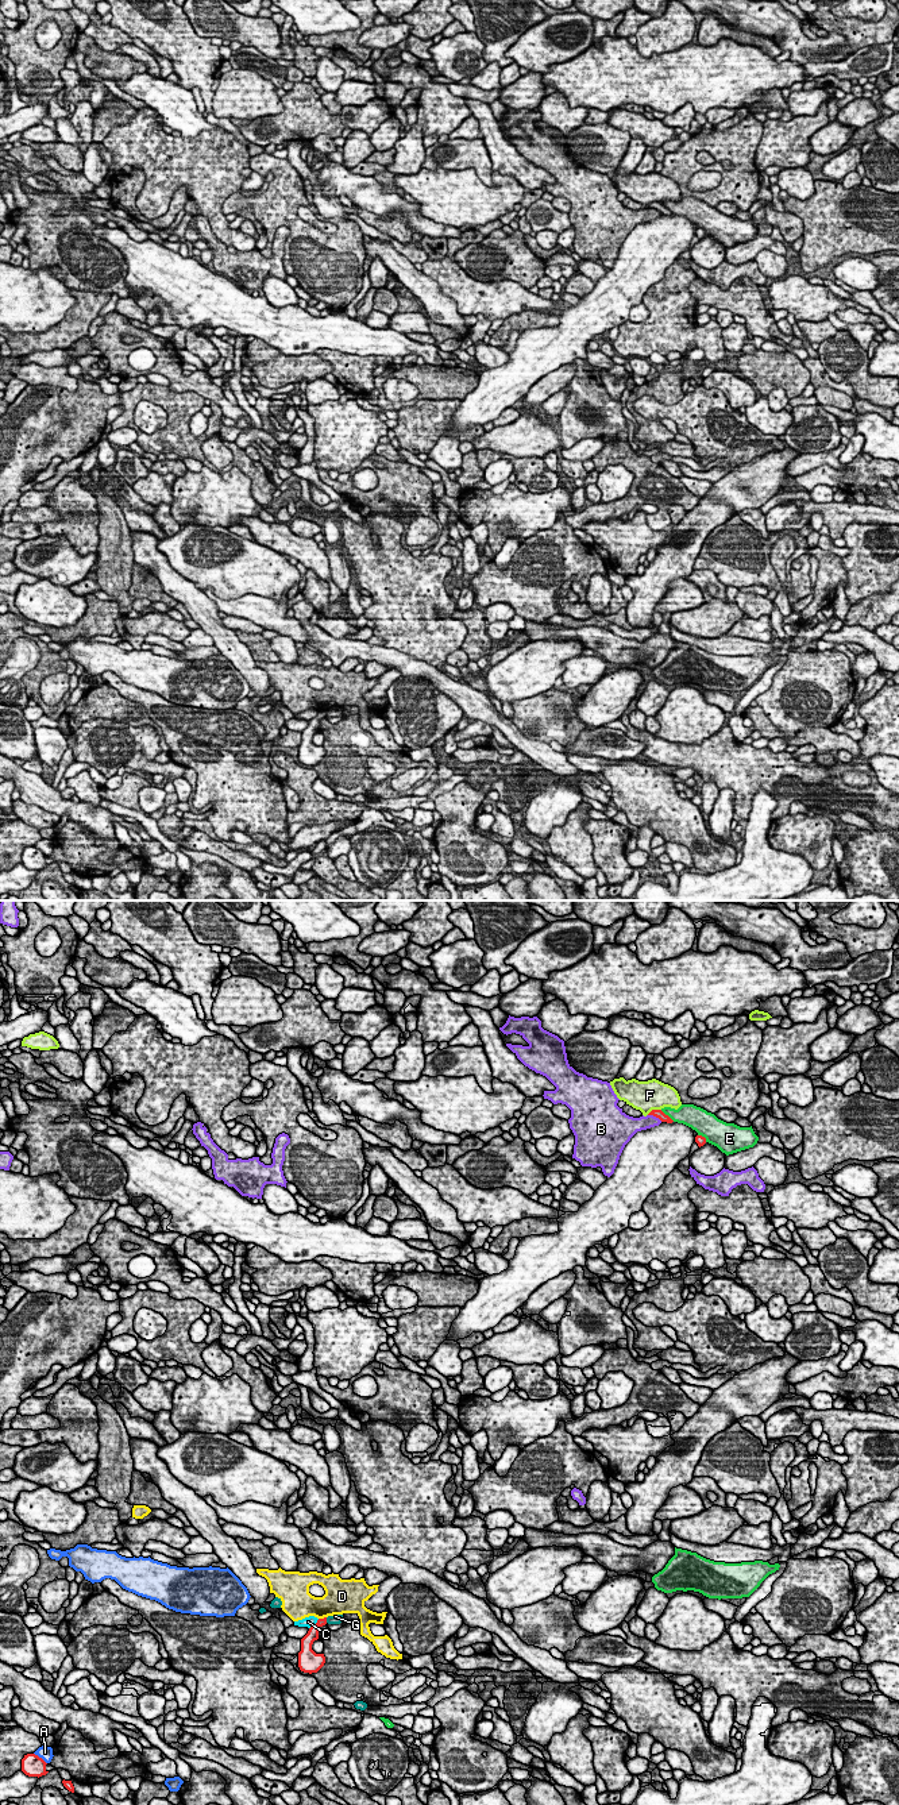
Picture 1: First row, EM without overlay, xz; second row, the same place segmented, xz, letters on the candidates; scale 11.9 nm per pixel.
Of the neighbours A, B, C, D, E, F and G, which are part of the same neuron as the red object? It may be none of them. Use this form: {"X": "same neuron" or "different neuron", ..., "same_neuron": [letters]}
{"A": "different neuron", "B": "different neuron", "C": "different neuron", "D": "different neuron", "E": "different neuron", "F": "different neuron", "G": "different neuron", "same_neuron": []}

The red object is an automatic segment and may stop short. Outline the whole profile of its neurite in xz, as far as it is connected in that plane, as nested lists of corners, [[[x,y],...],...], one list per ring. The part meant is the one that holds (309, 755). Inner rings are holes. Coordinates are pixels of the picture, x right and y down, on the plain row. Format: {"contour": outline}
{"contour": [[[327,710],[319,711],[315,718],[312,718],[308,726],[301,732],[301,744],[298,745],[298,760],[304,765],[317,765],[325,756],[324,747],[316,747],[312,743],[312,737],[319,732],[319,724],[327,717]]]}

